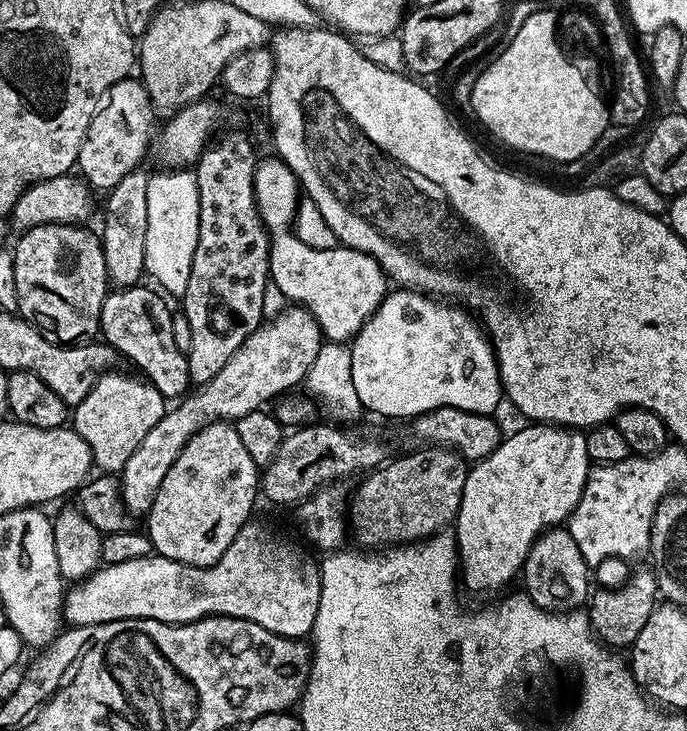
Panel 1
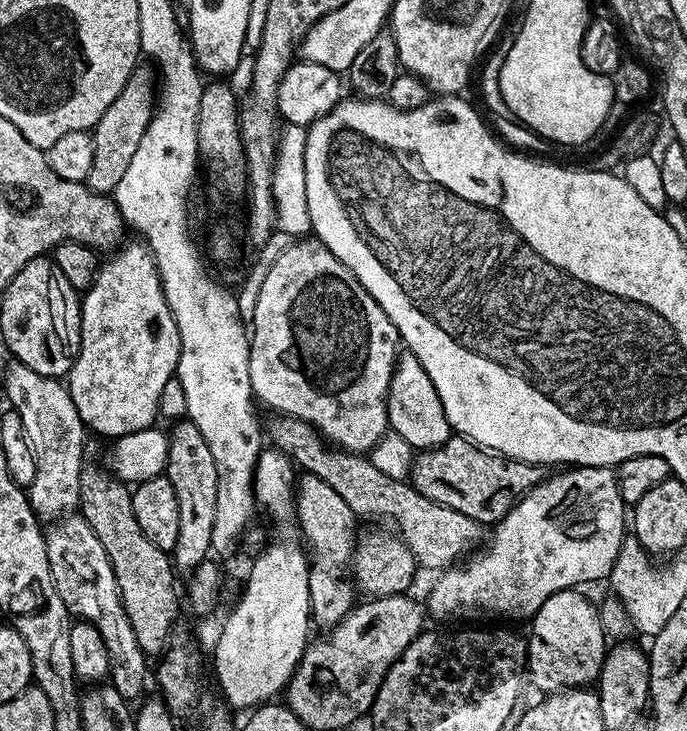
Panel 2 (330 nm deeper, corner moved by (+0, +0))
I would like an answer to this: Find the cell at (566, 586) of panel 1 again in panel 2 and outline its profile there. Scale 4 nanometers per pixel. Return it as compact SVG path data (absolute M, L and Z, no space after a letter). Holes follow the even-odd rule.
M567 588L566 590L562 590L558 594L550 594L550 598L546 598L546 602L542 602L542 606L538 609L535 616L532 617L530 621L530 627L532 627L532 633L527 633L526 639L528 641L528 662L526 665L527 675L530 677L531 683L532 680L537 684L538 687L541 688L541 693L544 694L560 694L565 690L575 690L577 688L583 688L585 686L591 685L593 682L599 681L600 678L600 667L604 664L604 657L606 655L606 643L604 644L604 640L606 641L606 633L604 627L602 626L602 622L600 621L600 609L594 603L591 604L590 601L587 600L586 597L583 596L583 591Z

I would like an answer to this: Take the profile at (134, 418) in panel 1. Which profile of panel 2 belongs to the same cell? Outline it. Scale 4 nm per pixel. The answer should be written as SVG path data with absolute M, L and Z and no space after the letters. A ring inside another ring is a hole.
M143 242L132 244L128 249L116 250L111 253L109 260L105 259L100 268L96 271L96 281L90 285L87 292L83 293L82 303L80 306L80 353L74 362L74 366L69 370L66 377L66 387L70 398L74 398L74 406L82 418L85 429L89 433L97 432L100 436L115 438L134 434L138 430L146 430L153 427L158 420L158 398L162 395L162 389L165 388L166 382L173 380L176 374L176 363L180 357L180 339L178 338L178 326L174 322L174 314L166 302L166 294L162 290L160 275L156 269L156 259L153 258L152 252L148 245Z

